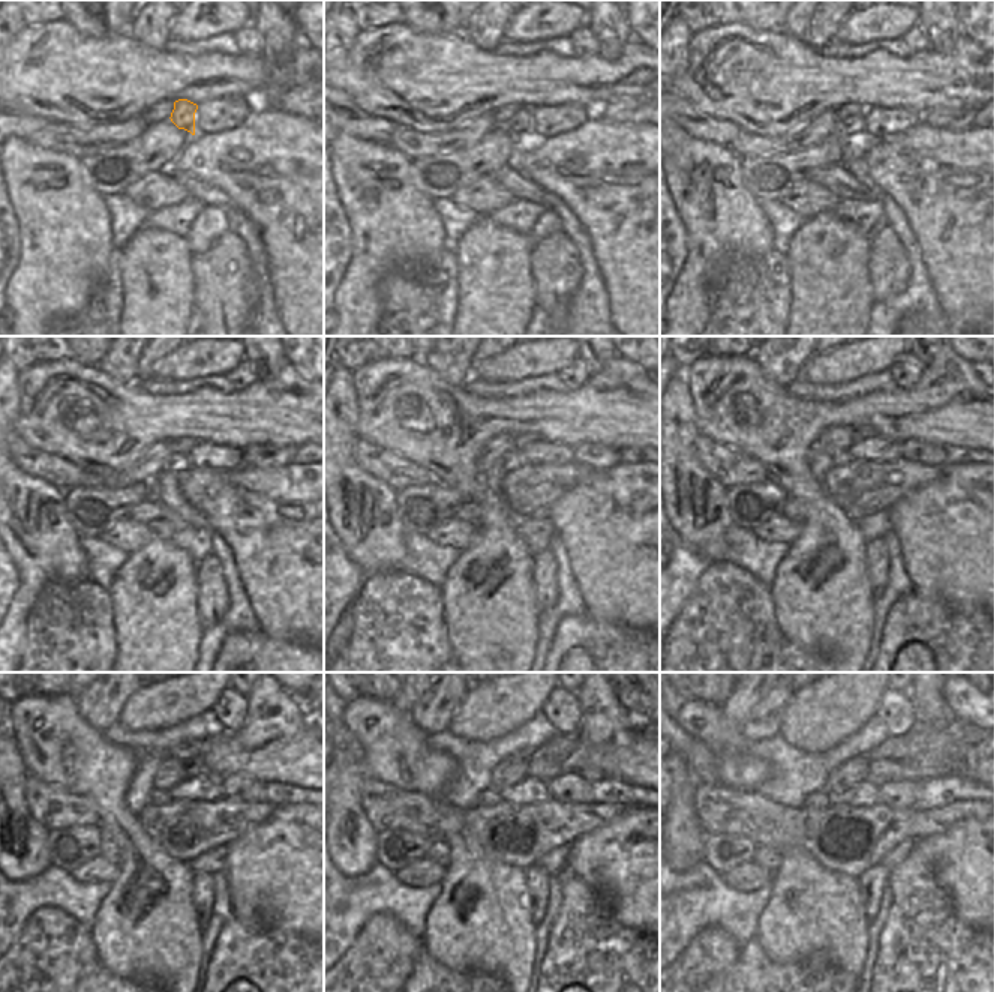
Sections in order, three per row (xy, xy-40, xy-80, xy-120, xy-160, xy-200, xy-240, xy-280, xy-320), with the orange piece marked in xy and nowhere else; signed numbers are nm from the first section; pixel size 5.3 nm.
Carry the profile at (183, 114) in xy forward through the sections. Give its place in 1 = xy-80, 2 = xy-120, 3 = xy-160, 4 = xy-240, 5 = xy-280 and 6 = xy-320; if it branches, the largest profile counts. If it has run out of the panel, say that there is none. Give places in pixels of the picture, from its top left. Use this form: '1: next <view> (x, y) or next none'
1: next xy-80 (853, 129)
2: next xy-120 (177, 462)
3: next xy-160 (513, 459)
4: next xy-240 (158, 797)
5: next xy-280 (488, 799)
6: next xy-320 (819, 800)

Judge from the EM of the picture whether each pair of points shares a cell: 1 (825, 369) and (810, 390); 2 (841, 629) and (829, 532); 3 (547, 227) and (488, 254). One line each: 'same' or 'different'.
1: different
2: same
3: different

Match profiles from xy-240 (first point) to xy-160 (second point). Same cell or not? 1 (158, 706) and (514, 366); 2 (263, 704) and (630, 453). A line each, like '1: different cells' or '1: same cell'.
1: same cell
2: different cells

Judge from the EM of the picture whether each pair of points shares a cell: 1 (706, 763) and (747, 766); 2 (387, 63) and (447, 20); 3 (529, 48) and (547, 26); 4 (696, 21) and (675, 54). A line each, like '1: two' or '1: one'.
1: two
2: two
3: two
4: two

